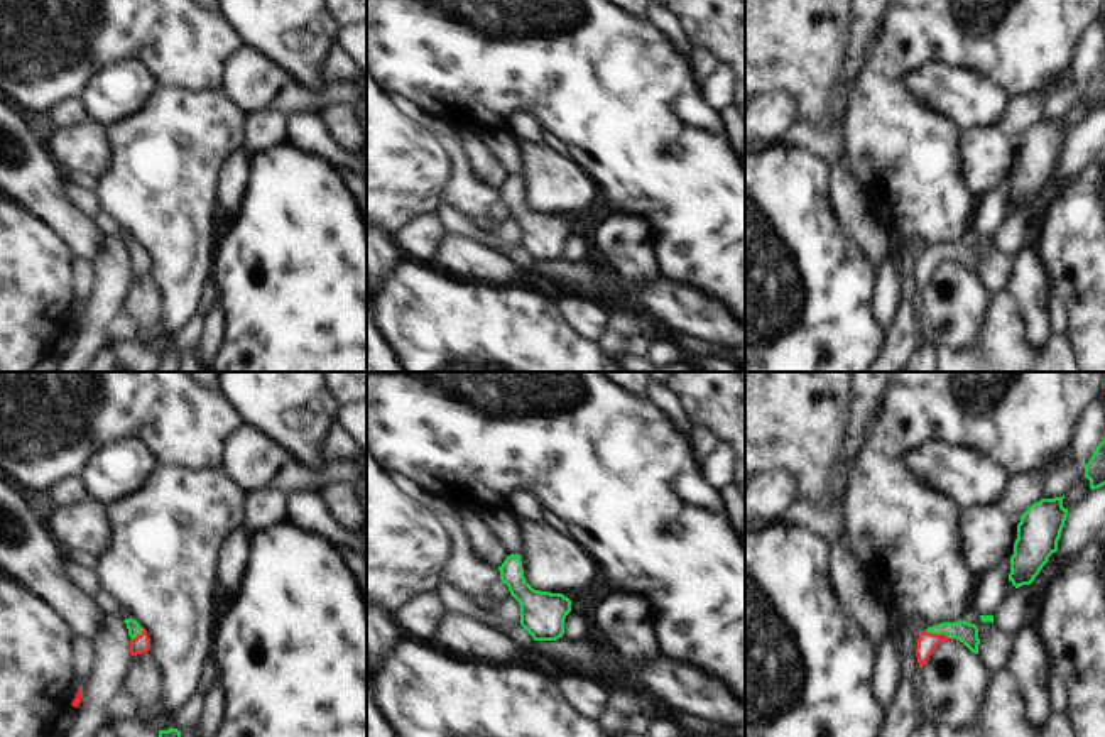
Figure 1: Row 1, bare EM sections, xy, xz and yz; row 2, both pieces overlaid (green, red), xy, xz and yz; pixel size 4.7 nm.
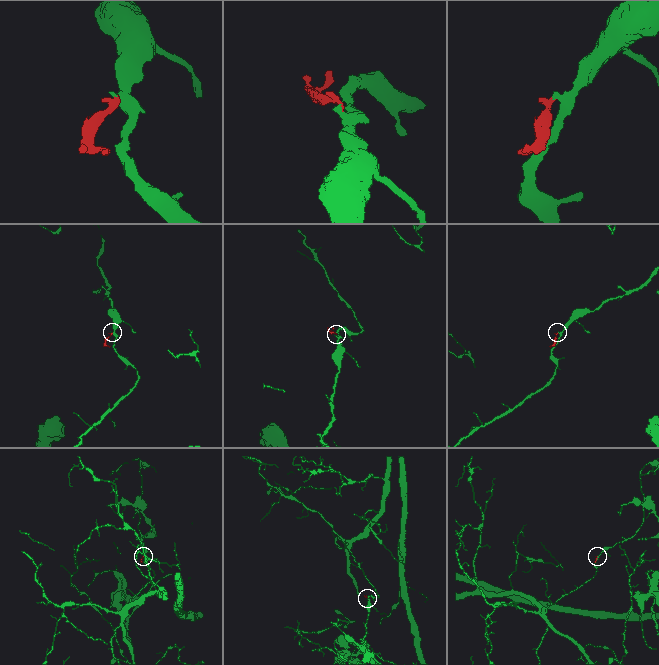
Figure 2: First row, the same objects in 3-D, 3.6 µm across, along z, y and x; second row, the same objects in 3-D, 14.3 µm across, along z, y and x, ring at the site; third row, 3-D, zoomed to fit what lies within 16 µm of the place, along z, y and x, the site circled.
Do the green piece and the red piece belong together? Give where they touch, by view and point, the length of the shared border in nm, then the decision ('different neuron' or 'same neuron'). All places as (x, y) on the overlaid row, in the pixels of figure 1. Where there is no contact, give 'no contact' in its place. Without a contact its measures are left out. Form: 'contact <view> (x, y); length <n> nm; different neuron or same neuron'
contact yz (938, 633); length 130 nm; same neuron

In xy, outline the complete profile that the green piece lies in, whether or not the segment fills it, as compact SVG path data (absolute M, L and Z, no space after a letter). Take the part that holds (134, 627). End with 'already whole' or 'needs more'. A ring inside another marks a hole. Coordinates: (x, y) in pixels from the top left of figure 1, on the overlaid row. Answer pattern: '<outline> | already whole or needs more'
M125 619L123 622L127 624L128 636L132 639L130 654L137 656L137 654L149 652L150 639L147 631L135 619Z | needs more

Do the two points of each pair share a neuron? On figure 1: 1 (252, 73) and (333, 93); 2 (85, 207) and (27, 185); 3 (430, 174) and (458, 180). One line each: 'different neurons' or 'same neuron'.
1: same neuron
2: different neurons
3: different neurons

